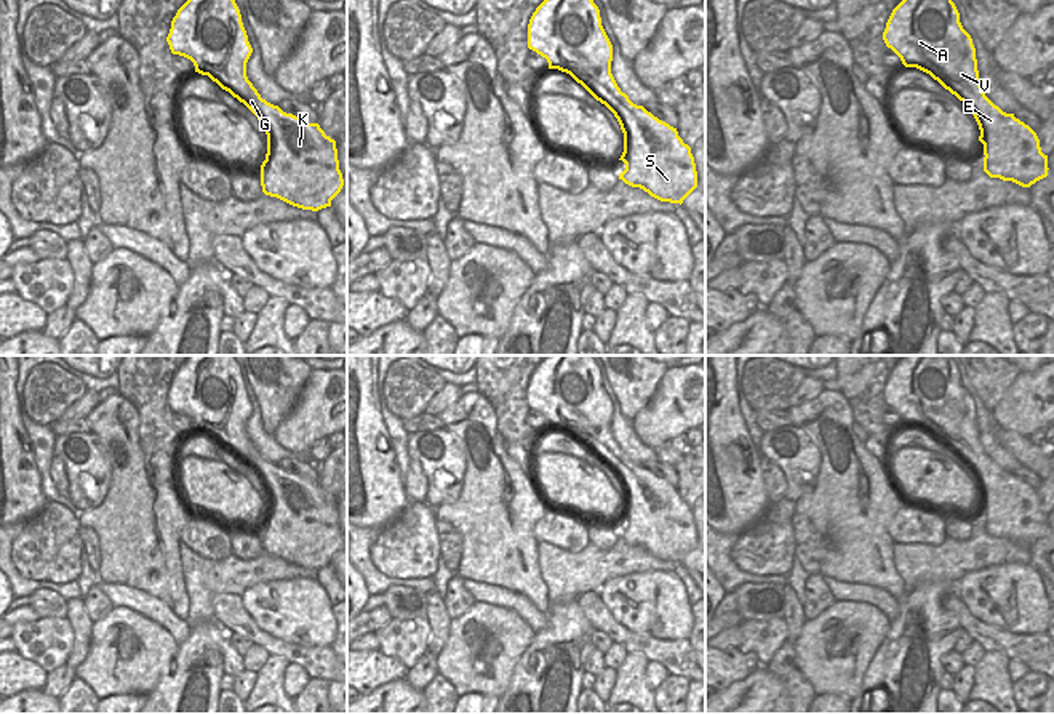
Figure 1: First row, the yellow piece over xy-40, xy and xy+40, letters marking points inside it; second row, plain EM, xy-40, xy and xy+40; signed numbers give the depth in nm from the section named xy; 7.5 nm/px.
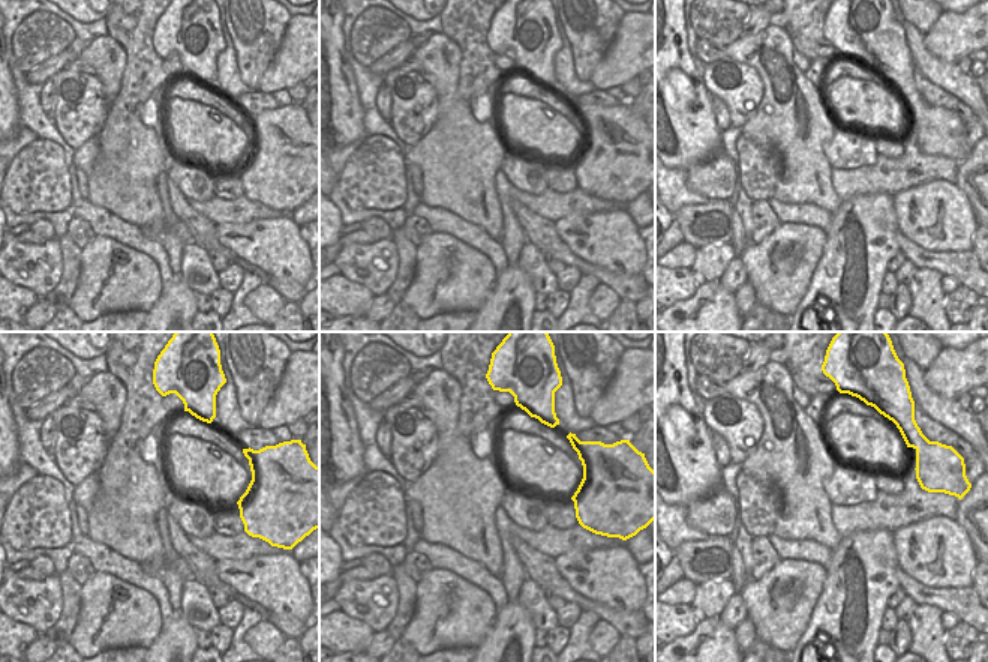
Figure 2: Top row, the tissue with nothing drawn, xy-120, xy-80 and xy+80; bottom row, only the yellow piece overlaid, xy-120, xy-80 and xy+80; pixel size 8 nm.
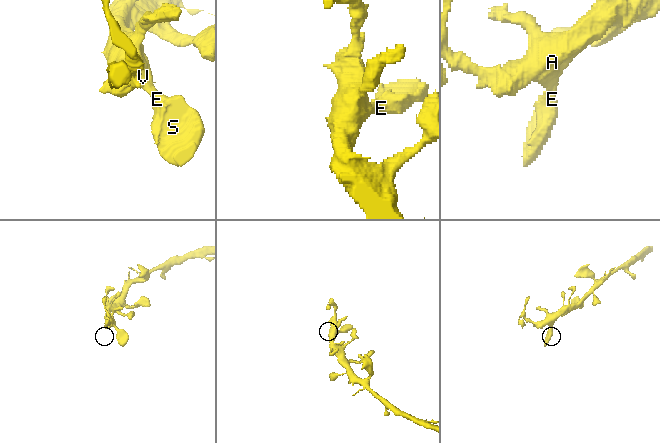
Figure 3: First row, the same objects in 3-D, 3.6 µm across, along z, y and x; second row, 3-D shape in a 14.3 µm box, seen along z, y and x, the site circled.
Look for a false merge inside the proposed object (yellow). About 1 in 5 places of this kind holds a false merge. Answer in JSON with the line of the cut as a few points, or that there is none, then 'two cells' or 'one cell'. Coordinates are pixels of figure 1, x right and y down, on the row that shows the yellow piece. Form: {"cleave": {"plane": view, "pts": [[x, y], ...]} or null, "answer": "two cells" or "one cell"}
{"cleave": null, "answer": "one cell"}

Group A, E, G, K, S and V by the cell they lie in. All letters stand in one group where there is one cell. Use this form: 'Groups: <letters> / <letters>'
Groups: A E G K S V.

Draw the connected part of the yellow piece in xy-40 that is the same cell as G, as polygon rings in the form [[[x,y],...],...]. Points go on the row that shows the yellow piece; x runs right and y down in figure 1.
[[[187,0],[173,18],[166,42],[173,54],[190,59],[195,72],[208,75],[258,117],[267,134],[267,154],[261,165],[262,192],[302,210],[331,207],[344,186],[336,141],[318,123],[309,123],[262,99],[248,80],[246,62],[253,48],[235,0]]]

